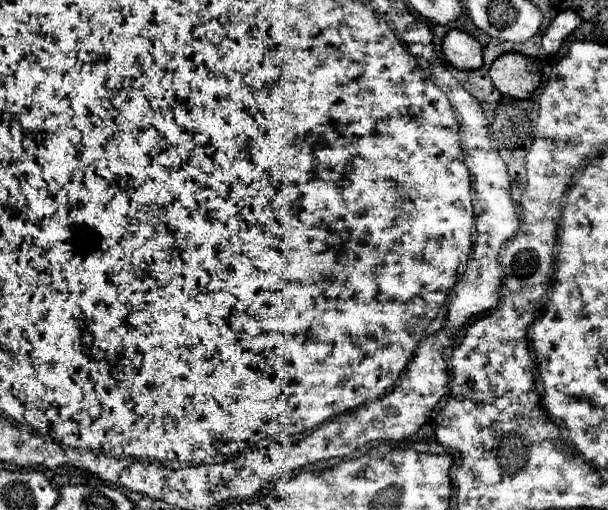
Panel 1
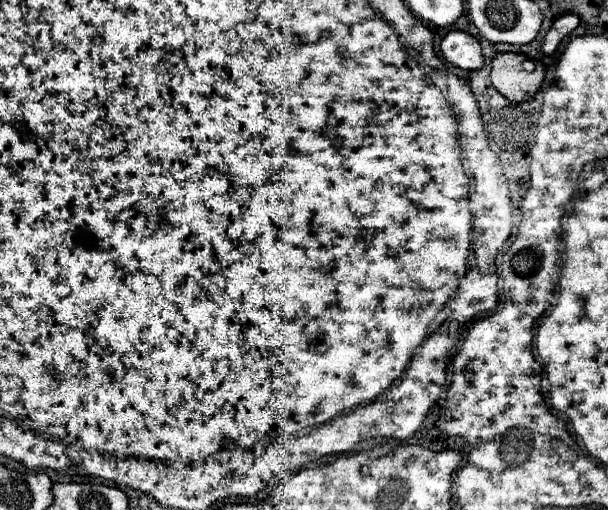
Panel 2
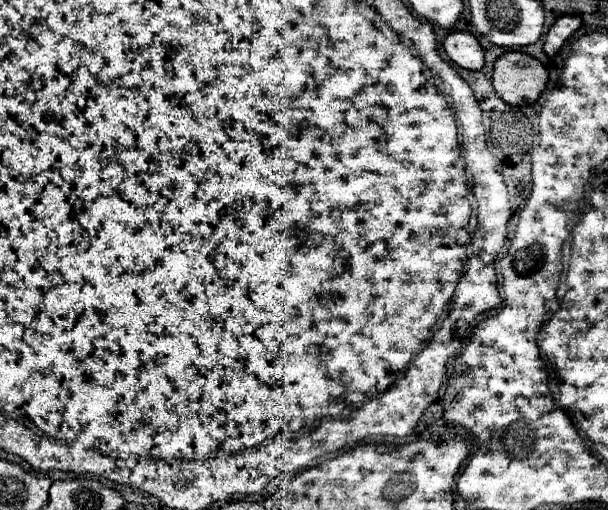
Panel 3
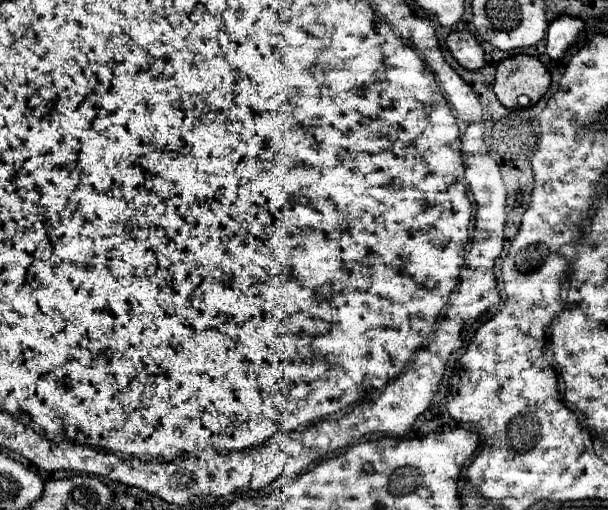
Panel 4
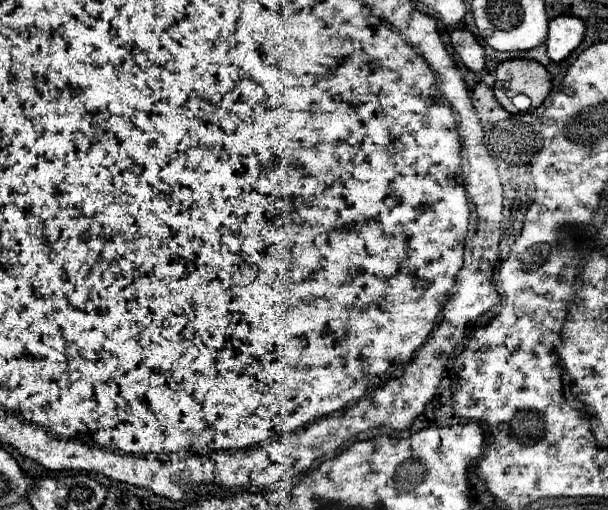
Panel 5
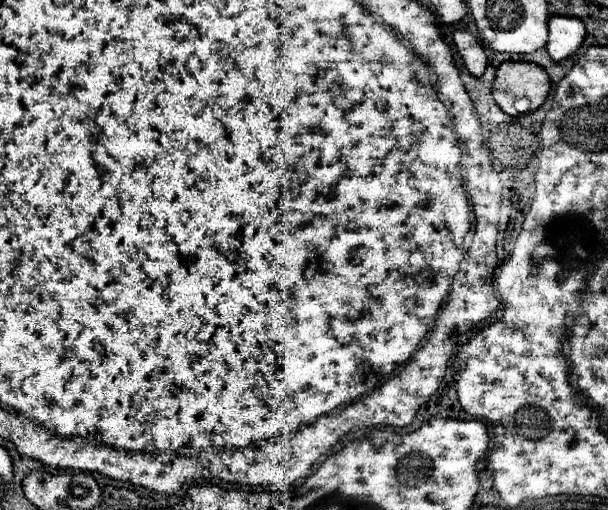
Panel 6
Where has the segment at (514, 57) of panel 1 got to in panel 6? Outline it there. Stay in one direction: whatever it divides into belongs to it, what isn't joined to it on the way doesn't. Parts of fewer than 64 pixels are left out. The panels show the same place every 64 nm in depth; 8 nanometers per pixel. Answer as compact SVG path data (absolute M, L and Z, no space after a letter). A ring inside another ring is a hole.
M504 62L496 70L492 96L502 112L518 116L514 102L518 98L530 100L530 112L538 110L550 90L550 78L538 64L532 62Z

